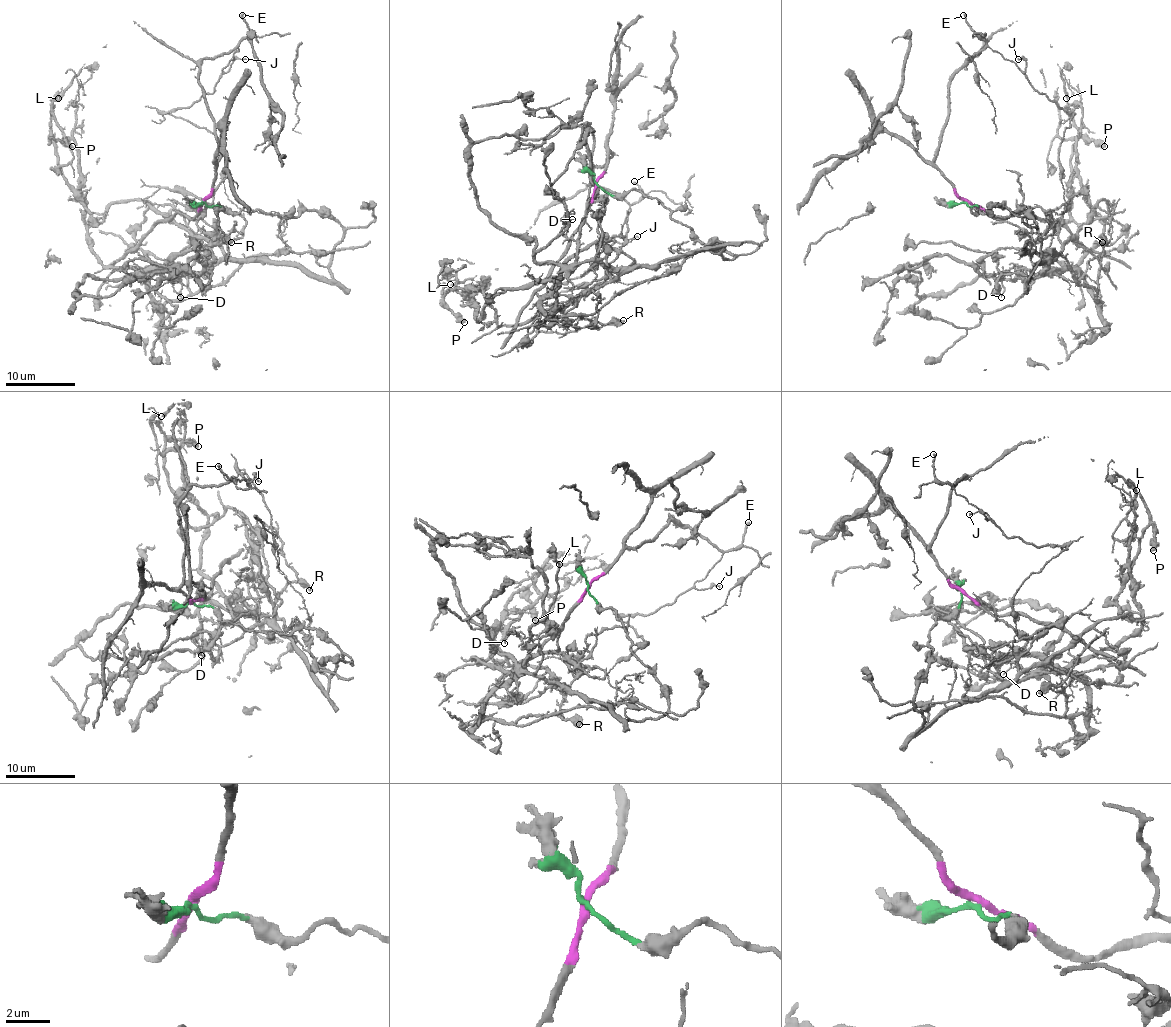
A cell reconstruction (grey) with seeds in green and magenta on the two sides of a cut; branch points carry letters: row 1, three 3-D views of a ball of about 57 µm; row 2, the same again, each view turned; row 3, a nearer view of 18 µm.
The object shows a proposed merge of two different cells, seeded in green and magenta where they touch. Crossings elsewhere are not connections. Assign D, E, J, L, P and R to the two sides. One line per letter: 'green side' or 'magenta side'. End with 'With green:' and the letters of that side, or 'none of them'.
D: green side
E: magenta side
J: magenta side
L: green side
P: green side
R: green side
With green: D, L, P, R

